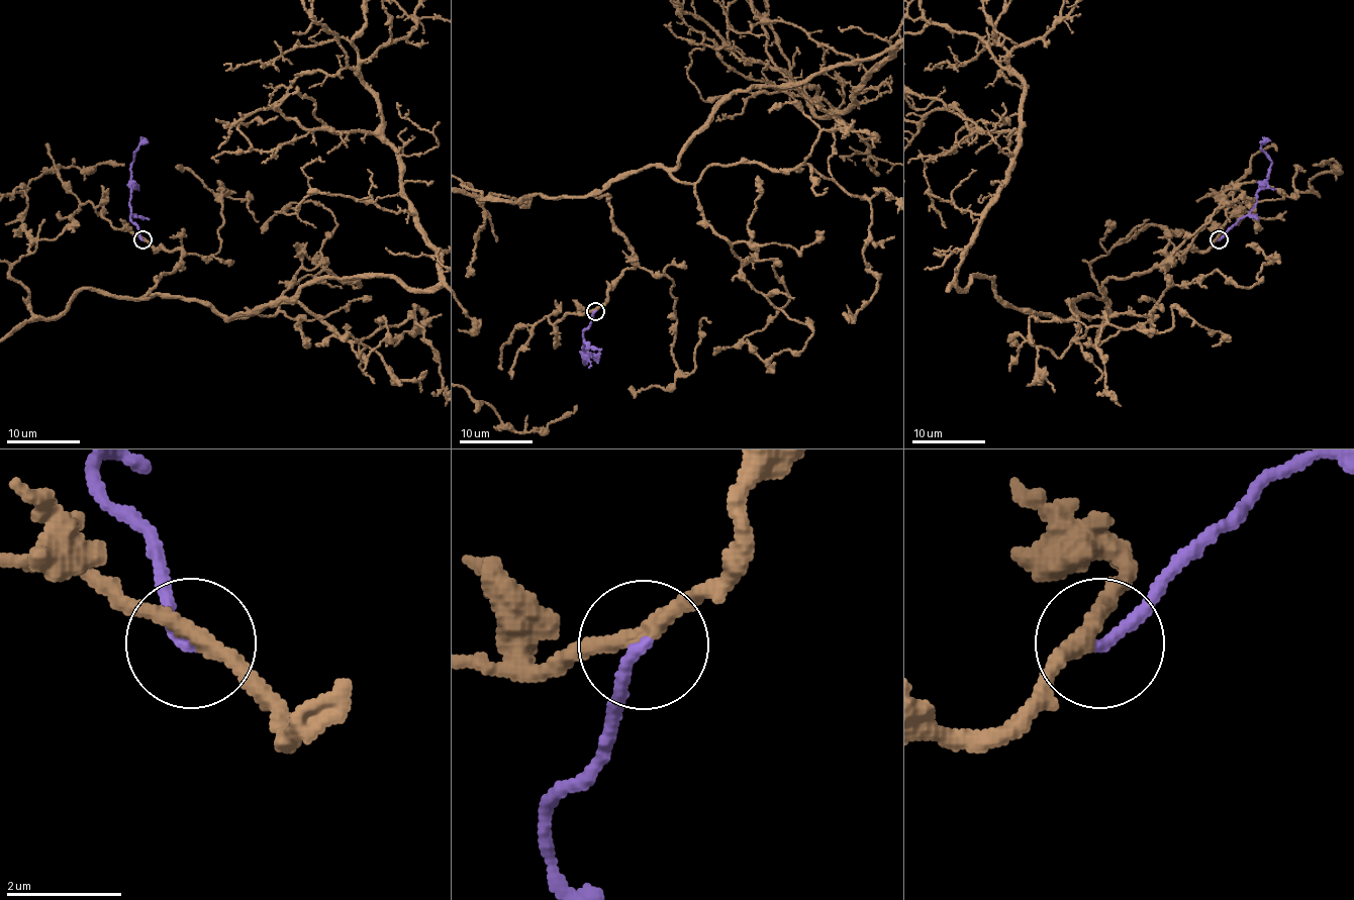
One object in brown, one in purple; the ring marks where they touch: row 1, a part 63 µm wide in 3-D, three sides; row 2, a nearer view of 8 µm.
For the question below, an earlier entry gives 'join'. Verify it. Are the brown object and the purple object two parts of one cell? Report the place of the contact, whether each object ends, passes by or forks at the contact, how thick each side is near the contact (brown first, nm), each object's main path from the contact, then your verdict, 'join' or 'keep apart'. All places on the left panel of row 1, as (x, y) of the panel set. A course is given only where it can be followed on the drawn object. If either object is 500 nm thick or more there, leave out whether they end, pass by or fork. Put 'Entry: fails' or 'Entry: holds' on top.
Entry: holds
place (142, 239); brown passes by; purple ends; calibres 280 and 200 nm; course brown (142, 239), (181, 251), (144, 298), (228, 318), (318, 280), (445, 286); course purple (142, 239), (139, 229), (130, 220), (130, 178), (131, 162), (144, 137); join

